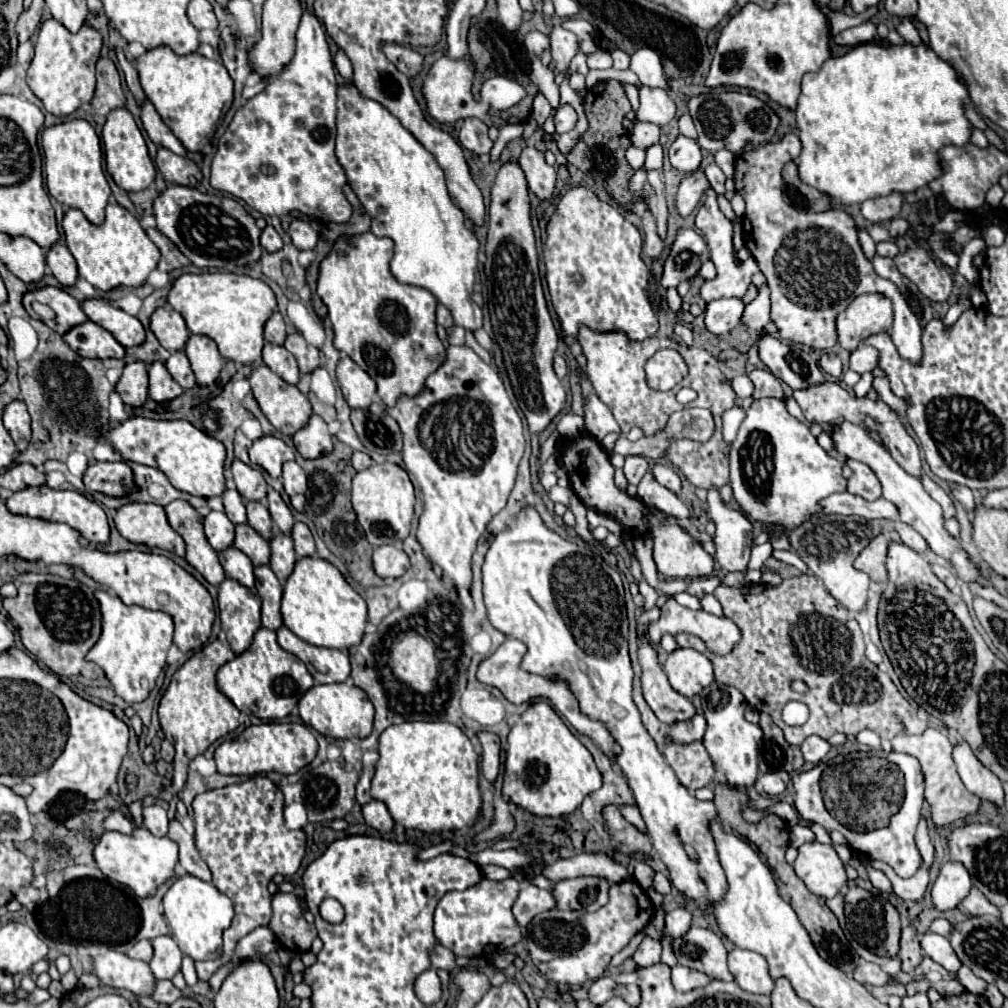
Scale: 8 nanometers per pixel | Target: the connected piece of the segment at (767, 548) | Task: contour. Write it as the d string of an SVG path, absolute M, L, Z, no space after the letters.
M768 541L762 543L762 545L754 545L752 547L752 557L750 557L748 569L762 569L762 565L770 557L770 553L772 553L772 545Z

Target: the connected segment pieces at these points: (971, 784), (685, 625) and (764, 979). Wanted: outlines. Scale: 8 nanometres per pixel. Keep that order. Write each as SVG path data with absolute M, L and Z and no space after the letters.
M966 741L954 745L952 757L958 767L958 775L968 791L982 797L984 801L994 801L998 805L1004 803L1004 791L1000 779L976 759Z
M668 597L668 599L666 599L666 603L664 603L662 609L660 609L660 613L662 613L660 619L648 627L648 637L650 637L650 641L652 641L654 645L660 643L660 637L662 637L664 633L676 635L676 633L682 633L682 631L684 631L684 633L692 633L692 635L700 637L700 639L706 643L706 647L708 647L714 655L720 655L720 657L722 657L722 655L730 653L730 649L734 649L734 645L738 645L738 641L742 639L742 631L740 631L738 625L734 625L734 621L730 621L728 617L716 617L716 615L706 613L706 611L702 611L702 609L694 611L694 609L682 607L682 605L676 603L674 597Z
M732 949L728 953L728 969L734 981L748 993L770 995L774 981L768 975L768 963L762 955L748 949Z

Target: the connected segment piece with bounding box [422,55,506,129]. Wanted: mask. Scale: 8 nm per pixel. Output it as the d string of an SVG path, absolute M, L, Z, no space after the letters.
M442 55L428 71L428 77L424 81L424 97L428 103L428 113L440 121L440 123L456 123L458 119L466 119L466 117L476 117L480 121L484 121L488 127L496 127L502 129L506 125L506 121L498 121L494 115L490 115L482 105L478 105L472 97L472 83L474 83L474 63L472 57L466 55L462 57L462 61L450 61L450 57Z

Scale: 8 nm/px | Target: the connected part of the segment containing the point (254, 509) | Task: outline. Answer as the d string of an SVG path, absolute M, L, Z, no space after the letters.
M246 501L246 513L248 513L248 523L264 537L272 537L272 519L264 503L260 501Z

